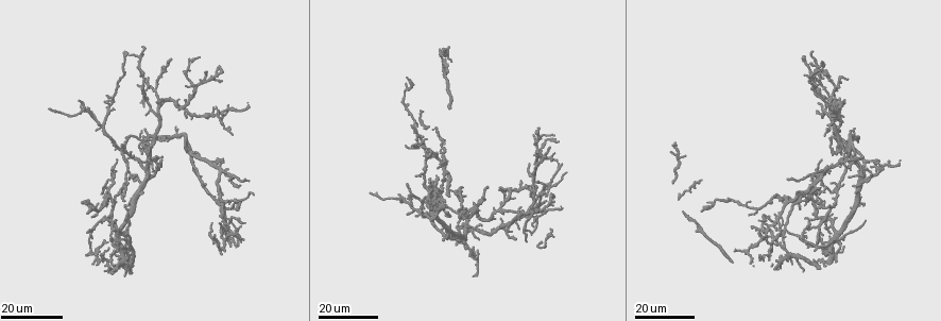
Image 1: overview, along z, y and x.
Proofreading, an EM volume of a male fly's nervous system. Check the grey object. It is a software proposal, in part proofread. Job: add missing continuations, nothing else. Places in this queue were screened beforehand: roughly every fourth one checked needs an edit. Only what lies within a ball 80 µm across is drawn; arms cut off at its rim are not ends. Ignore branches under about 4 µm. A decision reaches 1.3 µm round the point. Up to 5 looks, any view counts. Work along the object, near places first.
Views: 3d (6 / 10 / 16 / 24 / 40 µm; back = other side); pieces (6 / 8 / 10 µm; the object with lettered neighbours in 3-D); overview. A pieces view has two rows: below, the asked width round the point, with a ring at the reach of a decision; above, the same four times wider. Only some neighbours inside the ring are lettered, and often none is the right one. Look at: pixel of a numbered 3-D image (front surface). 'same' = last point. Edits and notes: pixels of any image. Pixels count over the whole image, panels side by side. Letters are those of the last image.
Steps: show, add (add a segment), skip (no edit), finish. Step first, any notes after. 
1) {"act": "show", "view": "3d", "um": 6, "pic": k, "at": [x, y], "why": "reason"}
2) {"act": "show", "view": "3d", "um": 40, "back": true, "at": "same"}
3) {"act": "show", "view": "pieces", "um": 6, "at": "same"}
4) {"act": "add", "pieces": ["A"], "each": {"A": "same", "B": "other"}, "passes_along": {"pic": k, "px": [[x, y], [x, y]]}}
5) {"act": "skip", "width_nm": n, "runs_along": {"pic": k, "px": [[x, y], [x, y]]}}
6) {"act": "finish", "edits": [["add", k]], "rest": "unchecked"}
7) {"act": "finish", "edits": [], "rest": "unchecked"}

{"act": "show", "view": "3d", "um": 16, "pic": 1, "at": [125, 152], "why": "long arm stops here"}

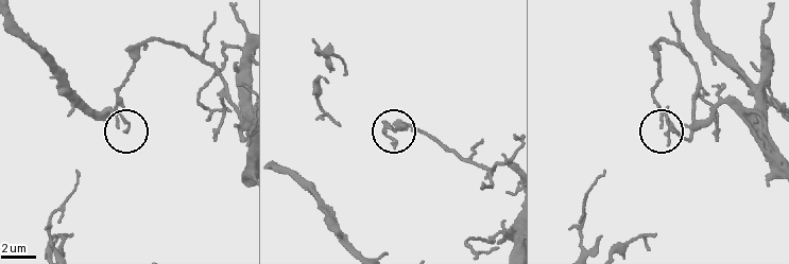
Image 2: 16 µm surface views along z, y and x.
{"act": "show", "view": "pieces", "um": 10, "pic": 2, "at": [395, 144]}

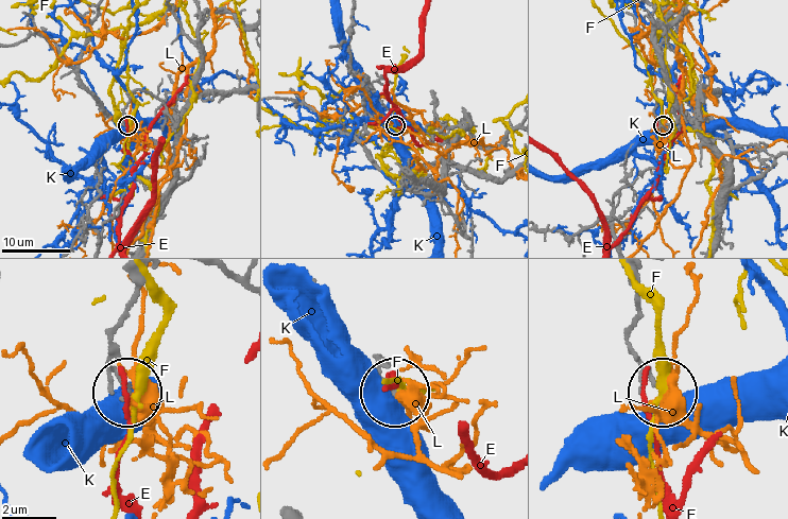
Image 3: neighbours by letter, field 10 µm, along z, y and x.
{"act": "skip", "each": {"E": "other", "F": "other", "K": "other", "L": "other"}, "runs_along": {"pic": 3, "px": [[640, 279], [640, 307], [628, 341], [660, 394]]}, "found": "no lettered segment goes on from it"}

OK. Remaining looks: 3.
{"act": "show", "view": "3d", "um": 16, "pic": 1, "at": [860, 174], "why": "free end"}

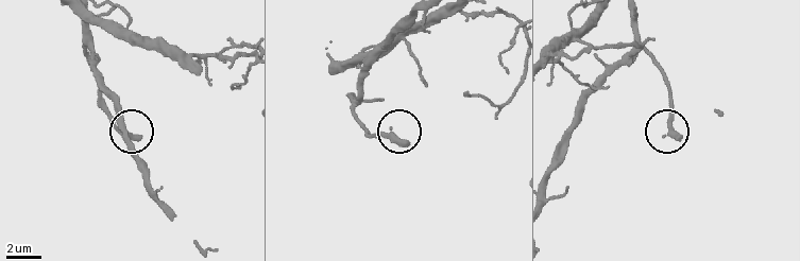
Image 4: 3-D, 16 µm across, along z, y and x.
{"act": "show", "view": "3d", "um": 6, "pic": 4, "at": [140, 138]}

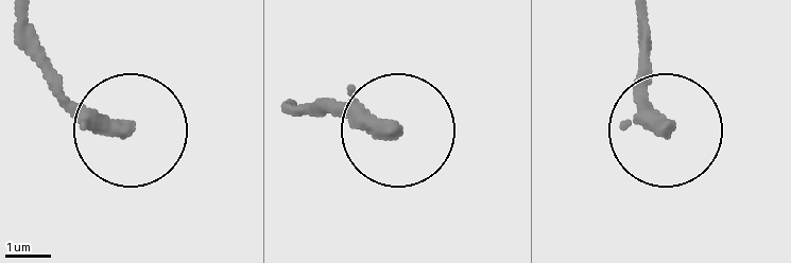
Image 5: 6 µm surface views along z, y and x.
{"act": "show", "view": "pieces", "um": 8, "pic": 5, "at": [125, 130]}

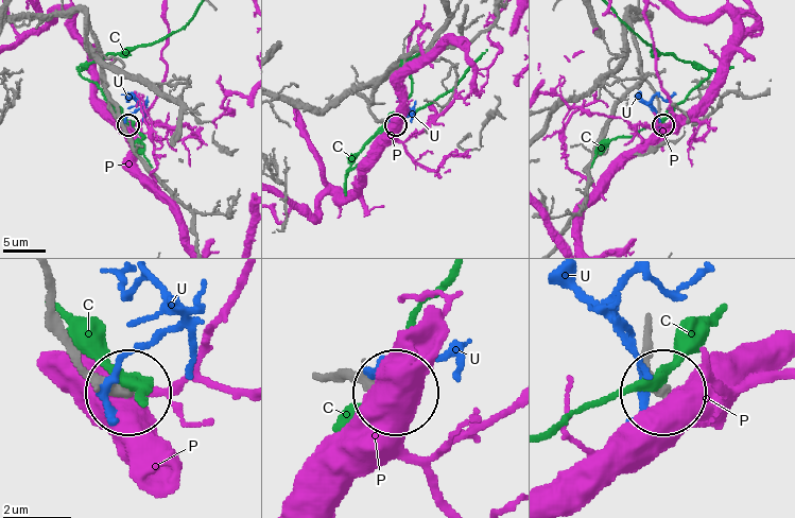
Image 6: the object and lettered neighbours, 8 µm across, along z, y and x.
{"act": "skip", "each": {"C": "other", "P": "other", "U": "other"}, "runs_along": {"pic": 6, "px": [[46, 277], [59, 345], [125, 394]]}, "found": "none of them fits"}

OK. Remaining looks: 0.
{"act": "finish", "edits": [], "rest": "unchecked"}

